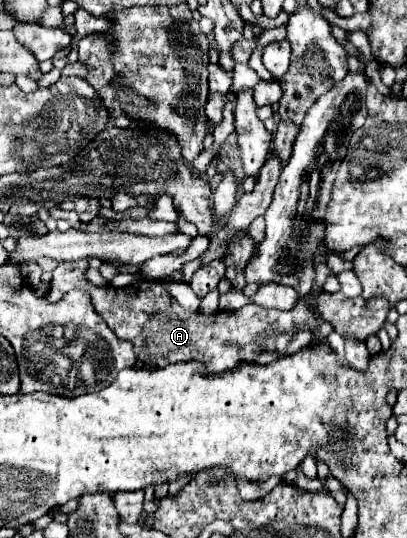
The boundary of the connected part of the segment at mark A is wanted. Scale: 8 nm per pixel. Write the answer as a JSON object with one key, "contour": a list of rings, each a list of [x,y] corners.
{"contour":[[[78,259],[72,263],[58,263],[54,269],[50,289],[46,299],[56,303],[70,289],[82,289],[90,295],[96,313],[106,321],[106,325],[116,333],[116,337],[130,341],[134,345],[134,353],[140,361],[152,361],[156,367],[180,363],[180,361],[198,361],[210,373],[220,373],[236,367],[240,361],[252,361],[262,351],[276,349],[284,355],[284,349],[292,341],[292,325],[306,321],[308,329],[318,327],[316,315],[312,315],[312,307],[306,309],[306,301],[314,303],[314,295],[298,299],[292,311],[264,309],[258,305],[246,305],[238,311],[218,311],[216,315],[204,315],[200,311],[186,311],[178,305],[178,301],[166,291],[162,283],[156,283],[154,291],[138,291],[138,289],[112,289],[112,287],[96,287],[86,281],[84,271],[88,269],[88,261]]]}

